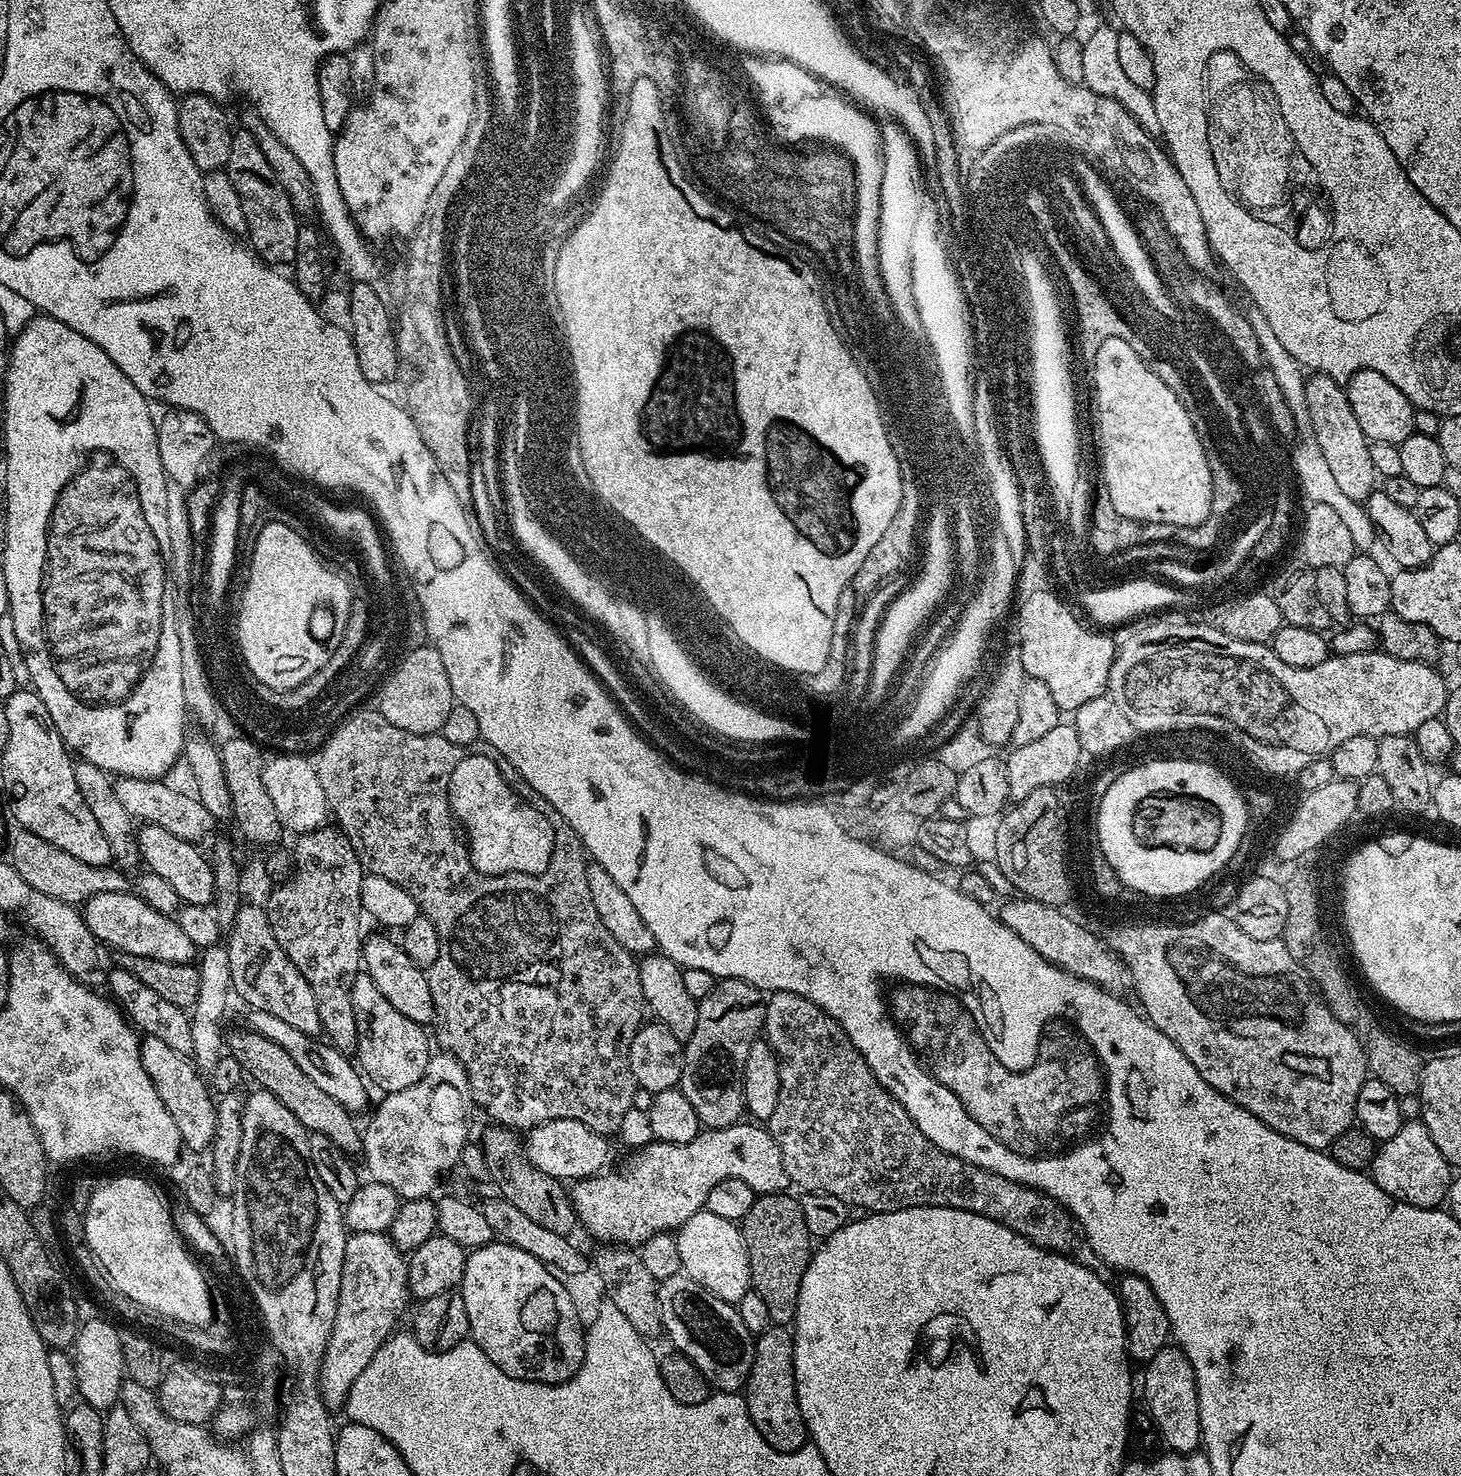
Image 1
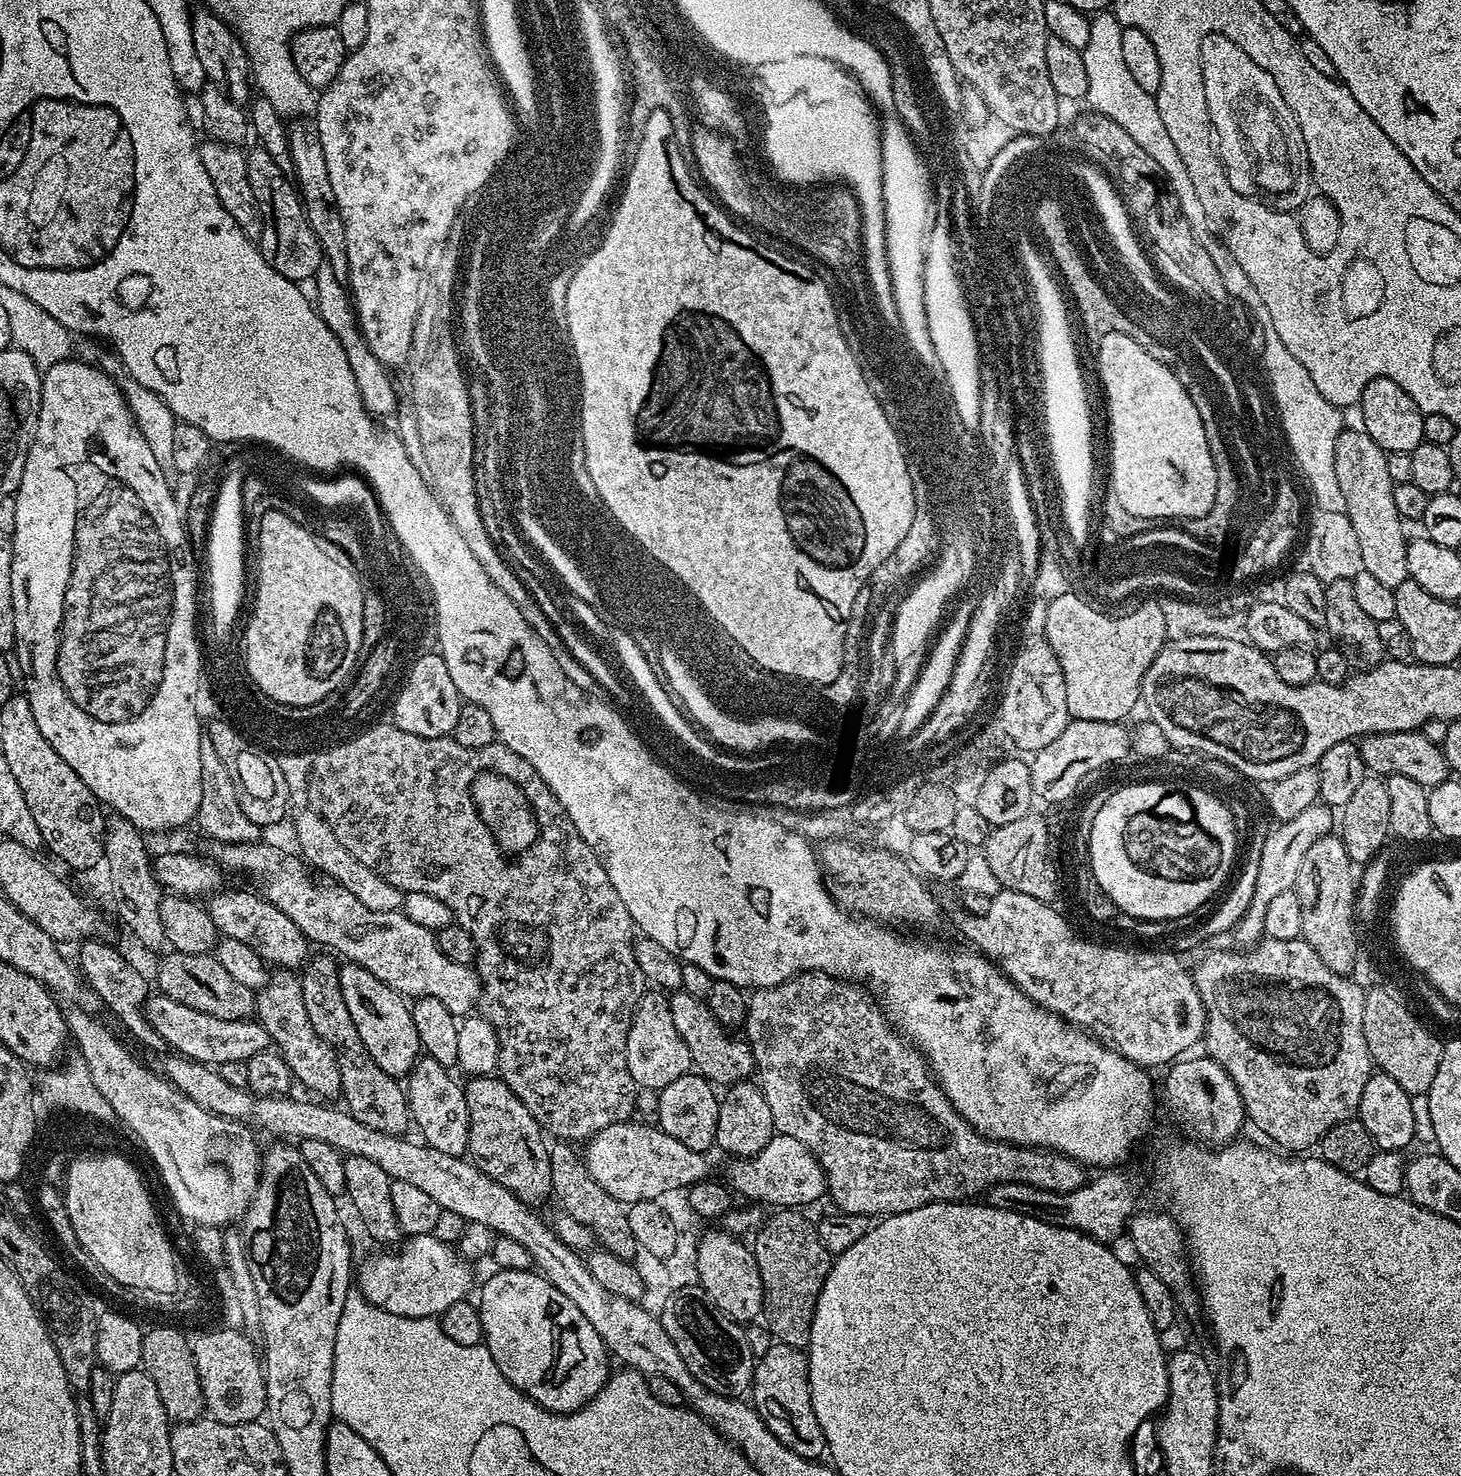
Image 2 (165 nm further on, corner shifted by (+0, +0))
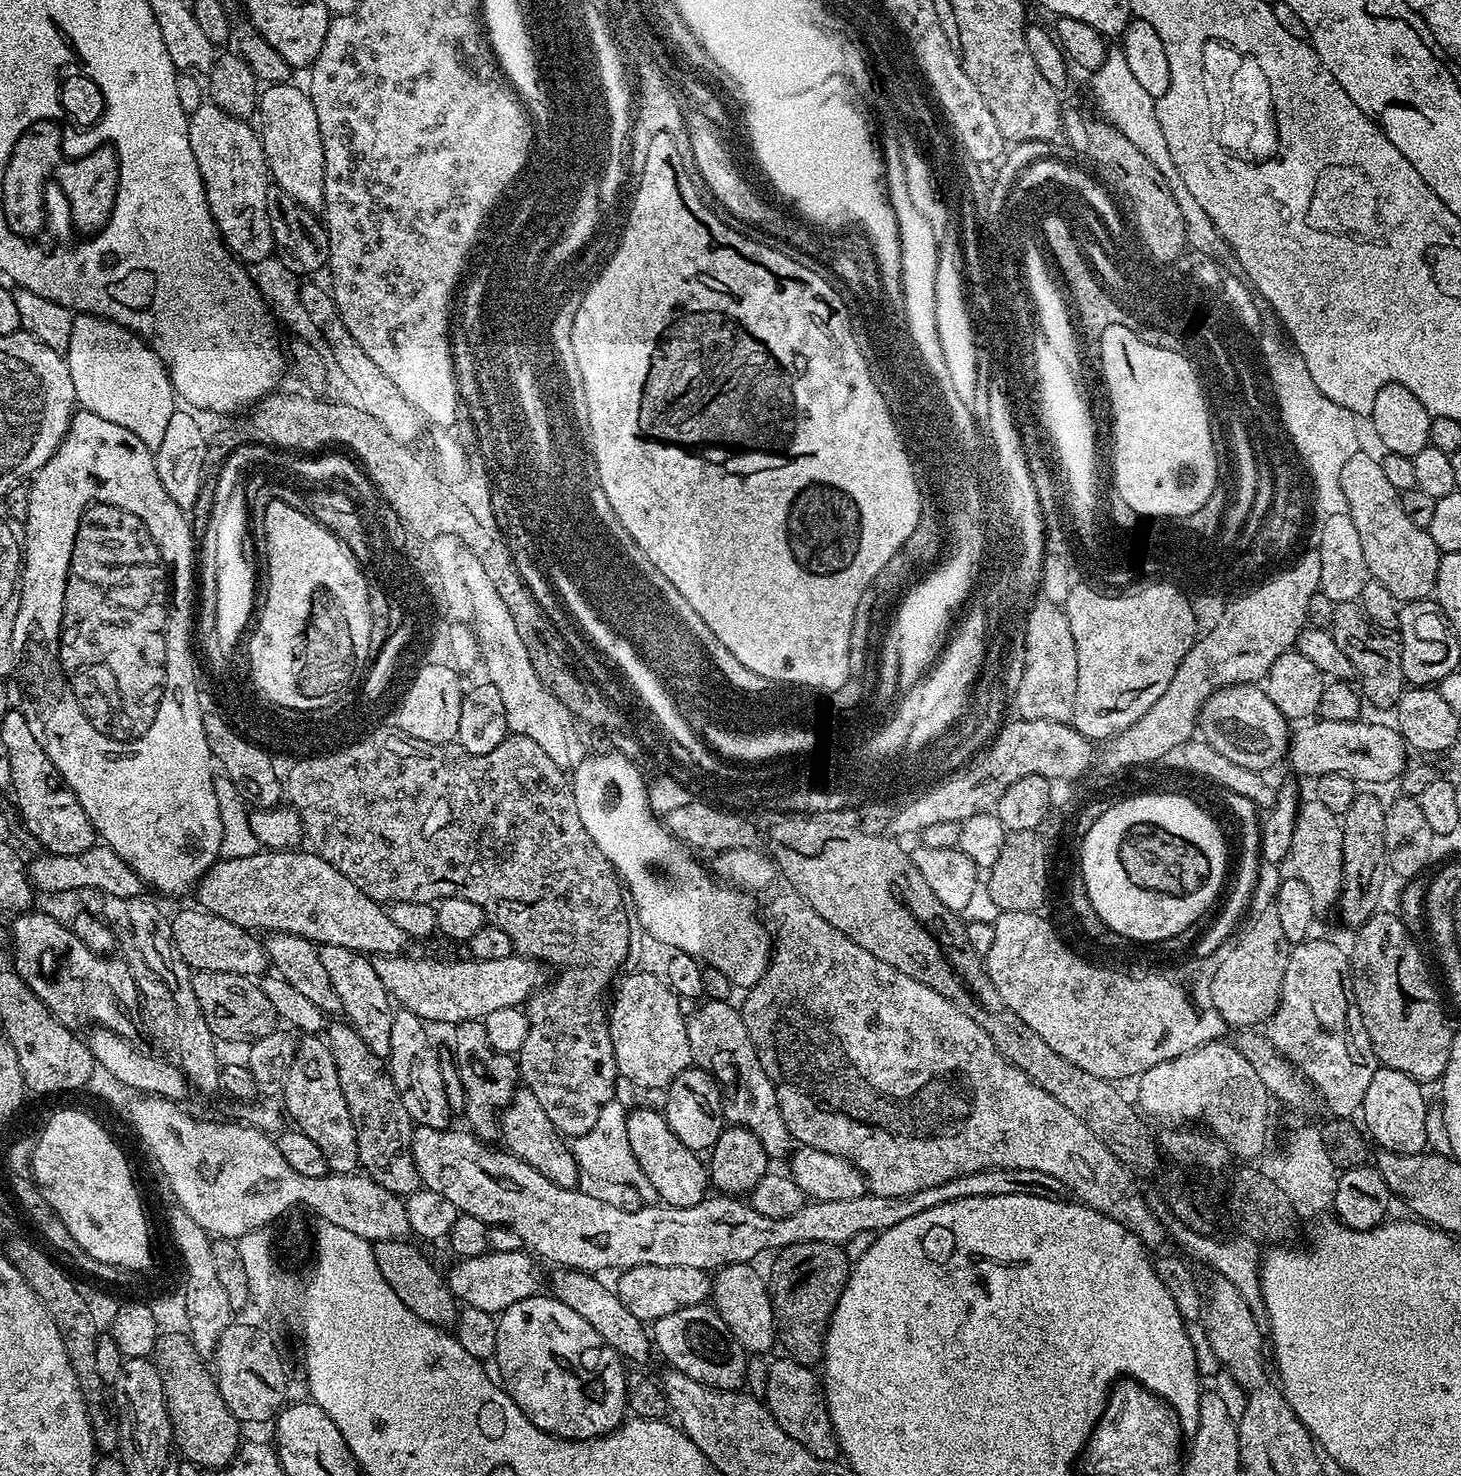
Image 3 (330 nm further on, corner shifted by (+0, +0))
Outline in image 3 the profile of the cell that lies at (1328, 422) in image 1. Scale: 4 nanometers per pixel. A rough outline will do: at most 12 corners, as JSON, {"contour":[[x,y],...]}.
{"contour":[[1383,463],[1340,475],[1371,579],[1401,602],[1435,593],[1441,552],[1406,518]]}

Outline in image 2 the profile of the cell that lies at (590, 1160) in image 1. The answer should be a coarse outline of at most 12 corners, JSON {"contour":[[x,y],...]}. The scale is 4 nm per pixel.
{"contour":[[606,1126],[585,1166],[629,1206],[709,1179],[709,1157],[658,1126]]}

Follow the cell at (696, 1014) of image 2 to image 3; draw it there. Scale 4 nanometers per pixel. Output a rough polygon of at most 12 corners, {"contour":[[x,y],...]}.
{"contour":[[728,1000],[687,1017],[693,1065],[768,1157],[790,1137],[776,1086]]}

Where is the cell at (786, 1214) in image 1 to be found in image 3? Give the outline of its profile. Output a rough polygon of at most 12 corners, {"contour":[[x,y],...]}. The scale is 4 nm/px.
{"contour":[[779,1249],[766,1283],[779,1347],[824,1358],[845,1249]]}

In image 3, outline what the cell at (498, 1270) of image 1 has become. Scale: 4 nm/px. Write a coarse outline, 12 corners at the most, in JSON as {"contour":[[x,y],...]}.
{"contour":[[551,1294],[499,1313],[499,1383],[538,1430],[624,1423],[625,1361]]}

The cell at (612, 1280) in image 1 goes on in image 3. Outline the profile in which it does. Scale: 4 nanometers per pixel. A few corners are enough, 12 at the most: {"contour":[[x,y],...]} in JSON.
{"contour":[[517,1090],[498,1116],[503,1147],[576,1188],[580,1167],[537,1098]]}

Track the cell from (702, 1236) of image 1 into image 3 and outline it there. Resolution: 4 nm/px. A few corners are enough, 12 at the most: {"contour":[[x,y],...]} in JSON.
{"contour":[[725,1264],[710,1300],[745,1353],[777,1343],[765,1277]]}

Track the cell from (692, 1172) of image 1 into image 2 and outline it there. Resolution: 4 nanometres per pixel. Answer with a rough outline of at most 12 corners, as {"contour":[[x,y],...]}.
{"contour":[[774,1134],[728,1168],[733,1193],[803,1209],[825,1195],[822,1166]]}

